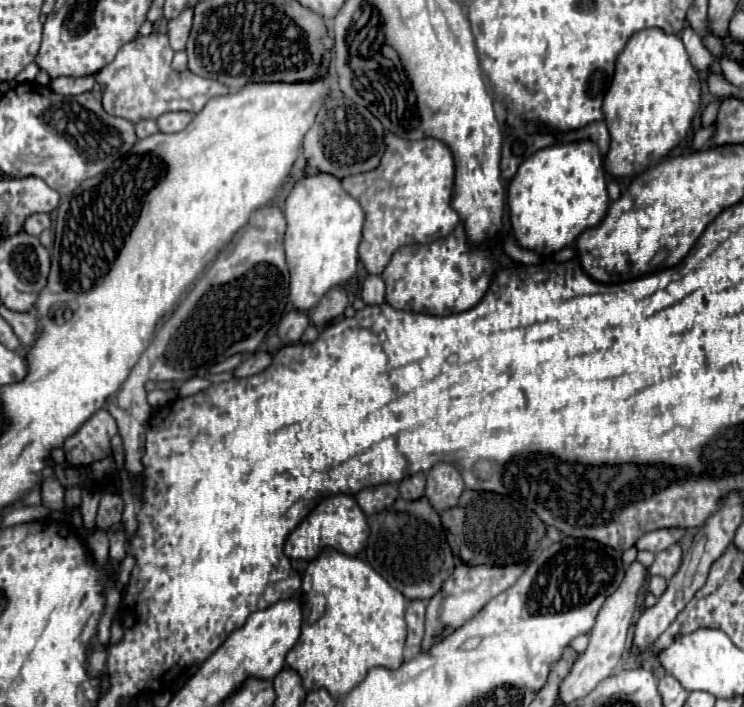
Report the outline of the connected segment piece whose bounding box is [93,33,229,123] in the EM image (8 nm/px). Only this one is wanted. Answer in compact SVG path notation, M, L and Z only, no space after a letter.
M163 33L139 35L127 45L123 45L111 65L105 65L99 73L93 75L95 81L103 87L103 109L109 115L137 123L143 119L157 119L167 111L199 113L211 97L225 95L229 91L219 81L199 77L191 71L173 71L173 54L169 39Z

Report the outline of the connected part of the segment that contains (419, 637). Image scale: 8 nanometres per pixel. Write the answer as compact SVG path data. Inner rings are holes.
M409 601L407 611L405 611L405 621L407 621L407 647L421 645L423 641L423 623L425 623L425 601Z

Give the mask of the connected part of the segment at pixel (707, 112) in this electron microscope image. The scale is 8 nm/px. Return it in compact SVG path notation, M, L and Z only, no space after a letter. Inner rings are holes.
M713 101L711 105L707 105L707 107L701 111L701 125L703 125L703 127L709 127L709 125L715 123L717 109L719 109L719 101Z

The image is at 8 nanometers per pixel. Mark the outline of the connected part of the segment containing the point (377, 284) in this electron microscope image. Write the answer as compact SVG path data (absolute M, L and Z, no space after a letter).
M369 275L363 283L361 299L367 305L381 305L385 301L385 283L379 275Z

